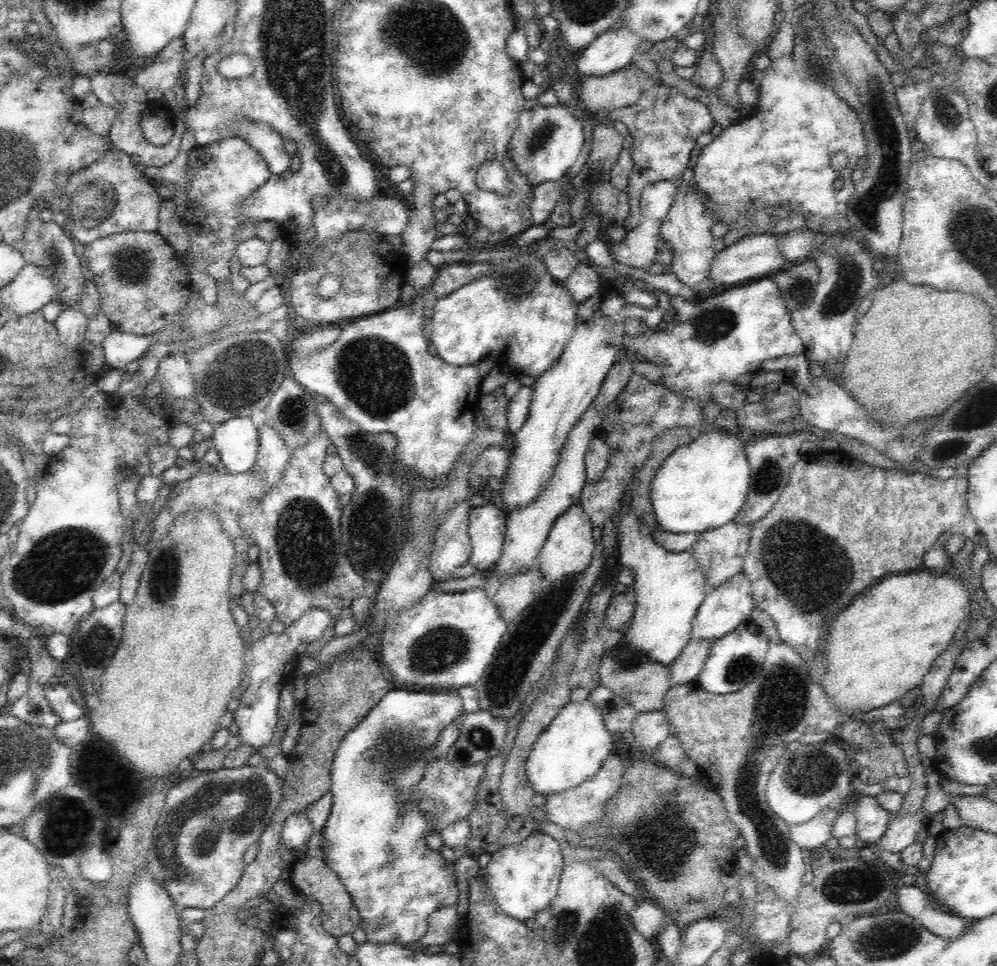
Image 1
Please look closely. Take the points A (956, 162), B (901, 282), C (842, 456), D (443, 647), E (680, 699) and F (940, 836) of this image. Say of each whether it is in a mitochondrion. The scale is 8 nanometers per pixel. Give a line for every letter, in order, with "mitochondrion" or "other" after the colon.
A: other
B: other
C: other
D: mitochondrion
E: other
F: other

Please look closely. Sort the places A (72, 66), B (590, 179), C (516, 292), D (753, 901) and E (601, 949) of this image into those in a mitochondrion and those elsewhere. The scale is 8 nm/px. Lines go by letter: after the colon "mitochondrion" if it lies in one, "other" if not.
A: other
B: other
C: mitochondrion
D: other
E: mitochondrion

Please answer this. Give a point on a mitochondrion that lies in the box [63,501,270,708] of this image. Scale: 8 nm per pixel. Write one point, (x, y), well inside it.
(96, 643)

